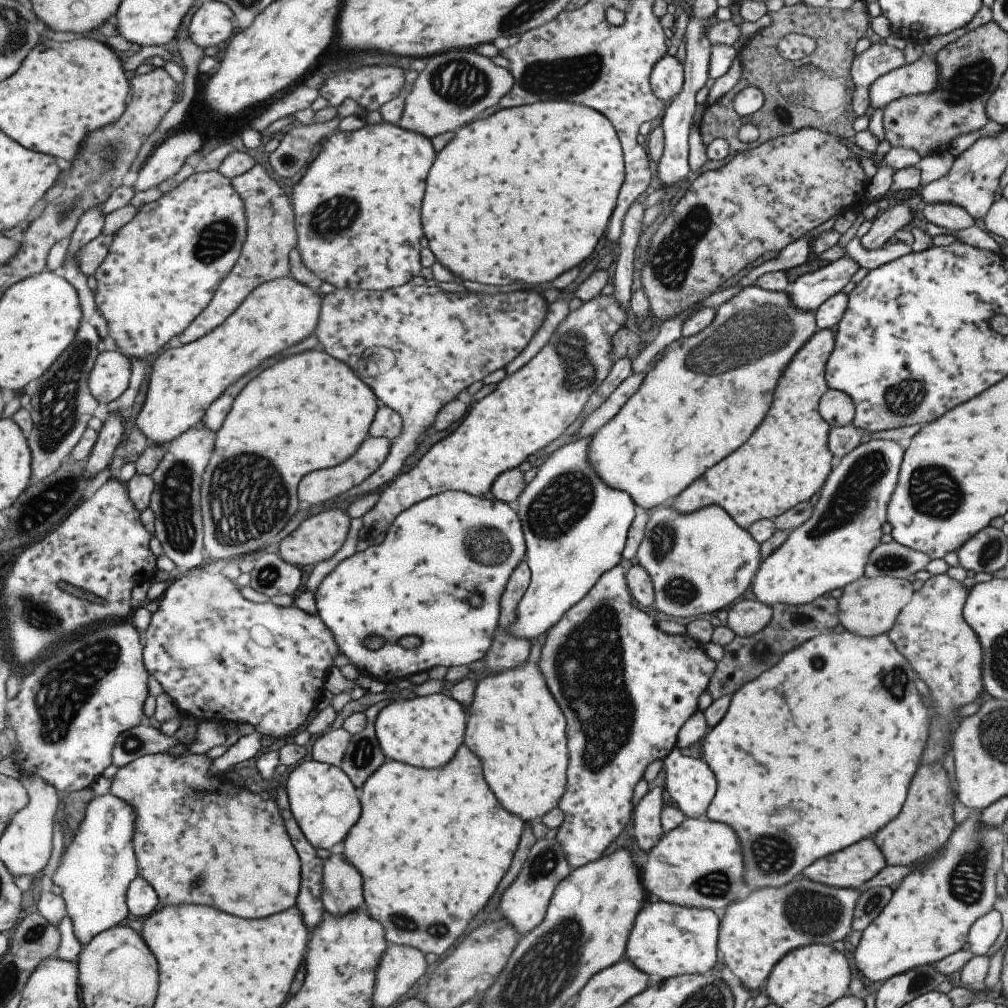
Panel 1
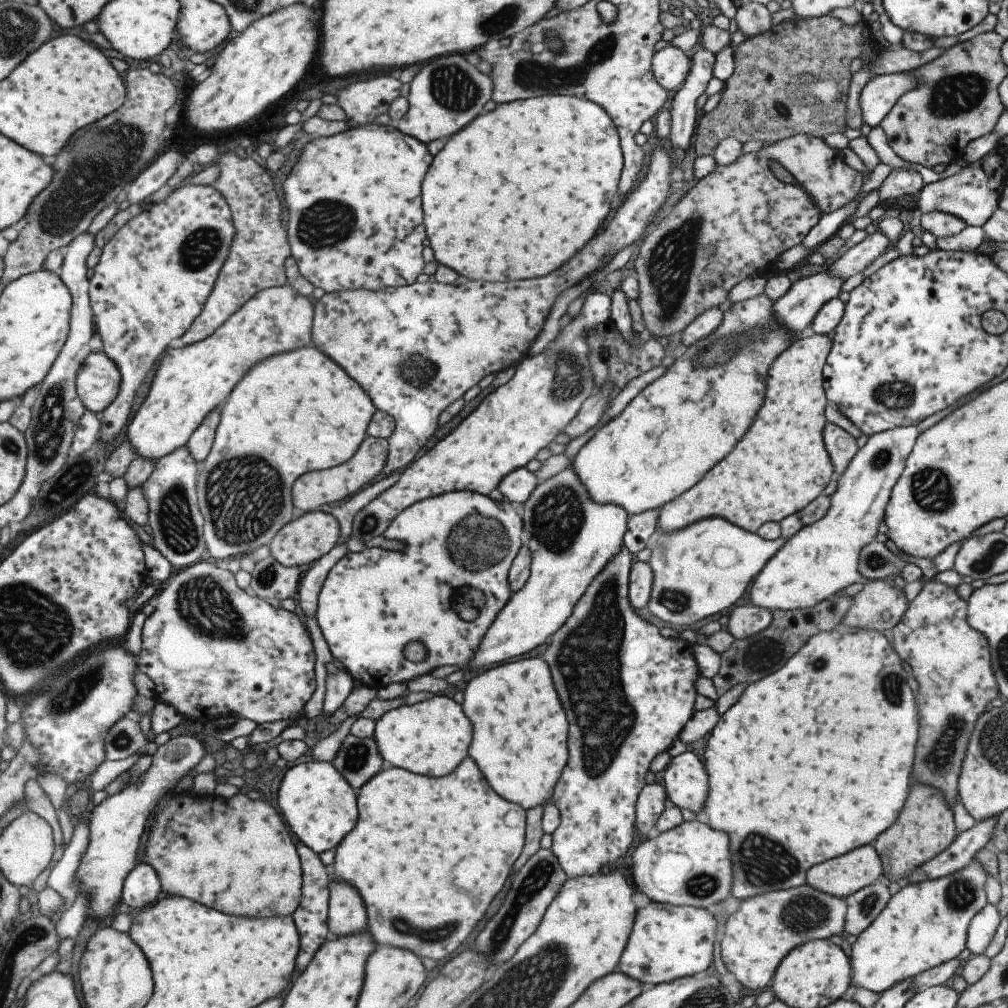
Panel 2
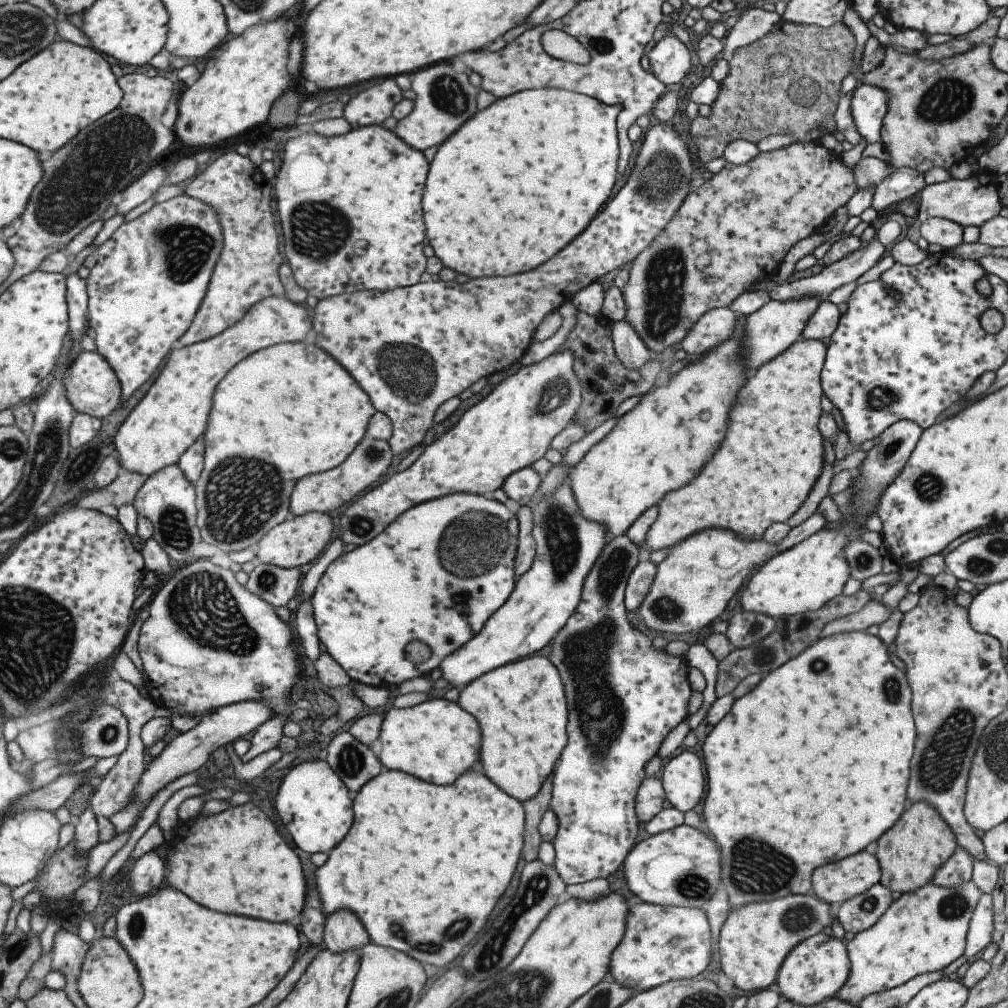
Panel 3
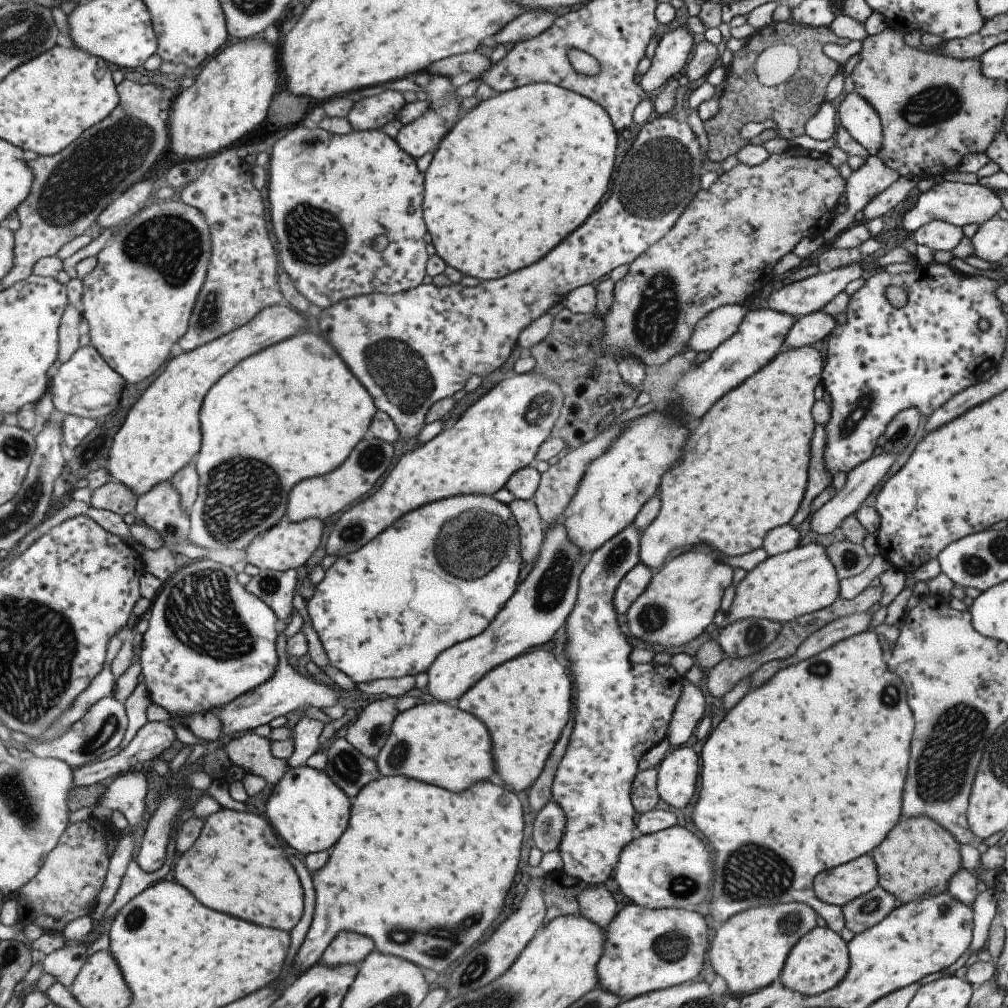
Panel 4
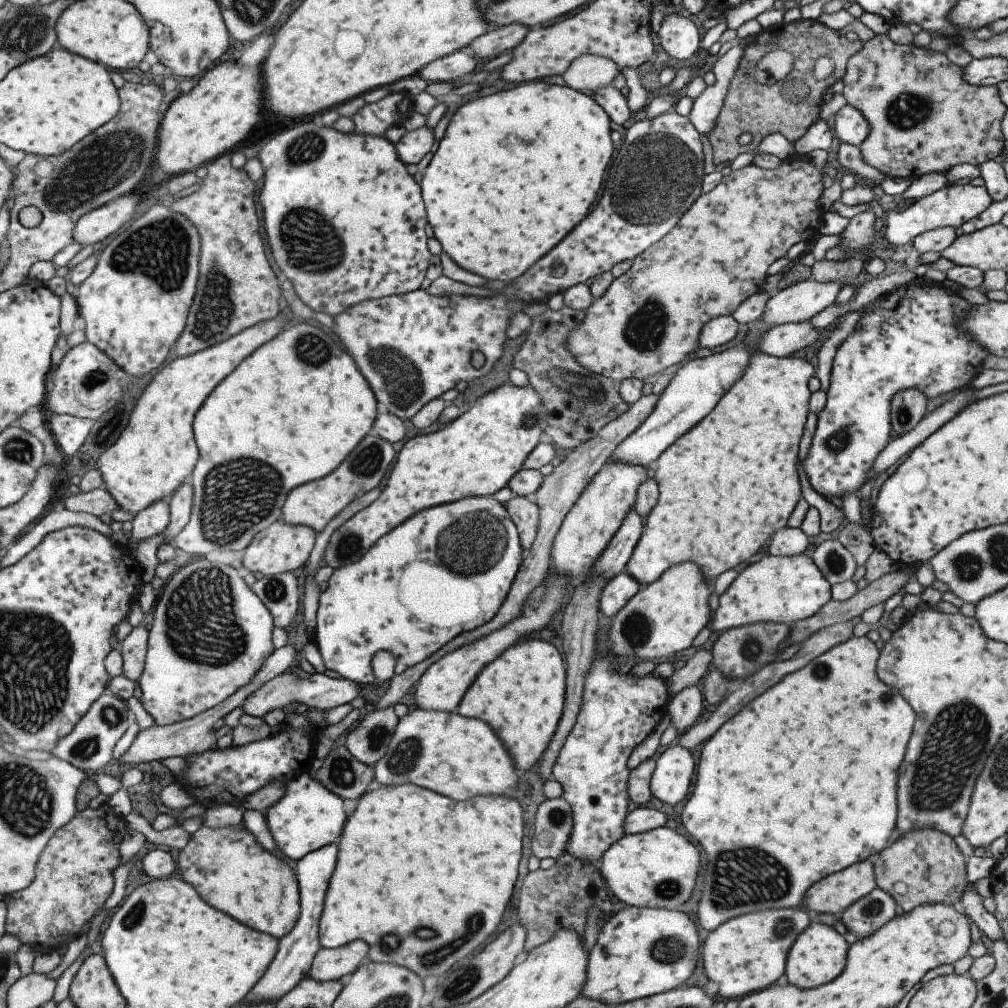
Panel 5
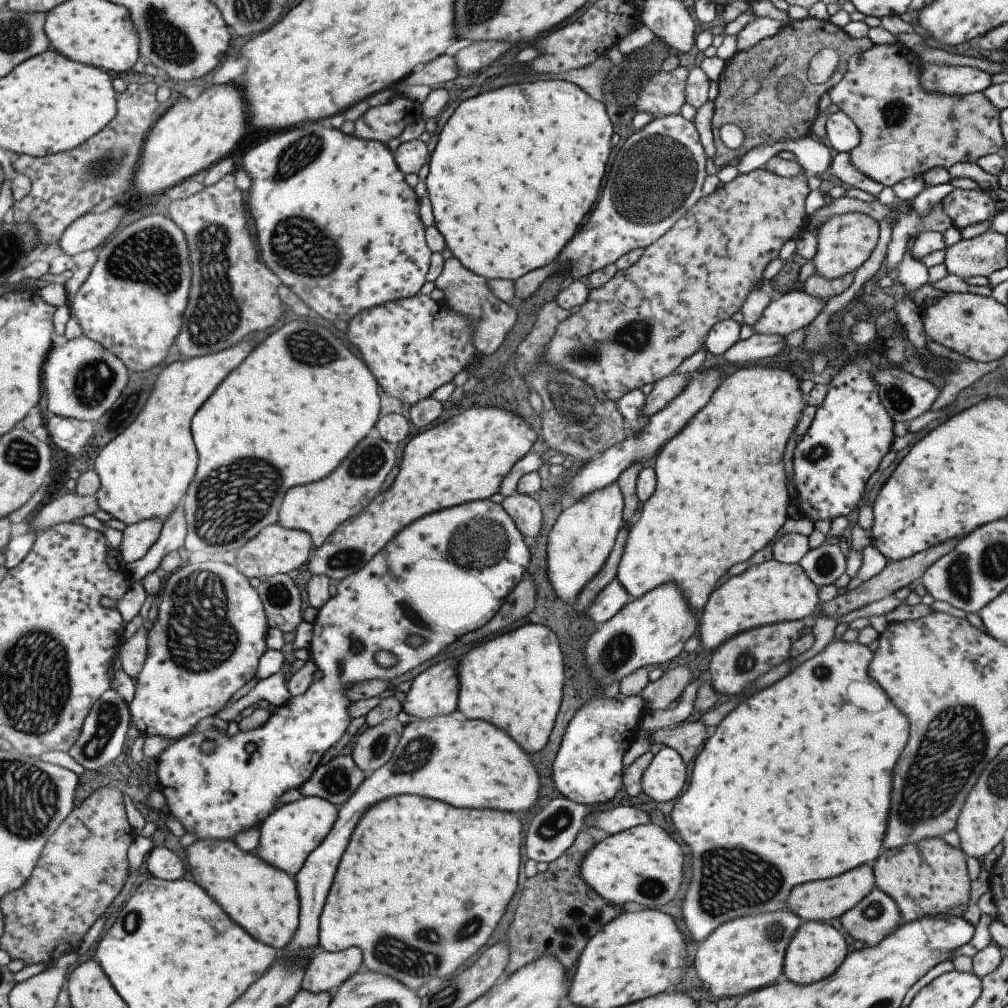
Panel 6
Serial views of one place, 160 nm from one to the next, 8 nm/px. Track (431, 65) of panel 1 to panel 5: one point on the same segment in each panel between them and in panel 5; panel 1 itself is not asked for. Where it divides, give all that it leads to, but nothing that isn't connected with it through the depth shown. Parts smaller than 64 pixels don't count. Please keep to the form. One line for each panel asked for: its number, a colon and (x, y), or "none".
2: (447, 93)
3: (444, 99)
4: (423, 134)
5: (413, 147)

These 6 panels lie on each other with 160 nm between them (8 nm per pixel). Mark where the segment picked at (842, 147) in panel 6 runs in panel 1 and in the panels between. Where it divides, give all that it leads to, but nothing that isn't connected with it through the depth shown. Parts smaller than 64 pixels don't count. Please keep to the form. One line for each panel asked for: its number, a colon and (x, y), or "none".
1: (920, 77)
2: (876, 98)
3: (868, 103)
4: (860, 121)
5: (849, 127)

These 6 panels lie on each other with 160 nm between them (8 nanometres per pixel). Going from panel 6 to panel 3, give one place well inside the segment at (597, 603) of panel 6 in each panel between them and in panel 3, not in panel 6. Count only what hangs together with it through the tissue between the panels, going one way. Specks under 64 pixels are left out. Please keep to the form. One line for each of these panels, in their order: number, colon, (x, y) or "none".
3: (638, 583)
4: (634, 582)
5: (615, 594)

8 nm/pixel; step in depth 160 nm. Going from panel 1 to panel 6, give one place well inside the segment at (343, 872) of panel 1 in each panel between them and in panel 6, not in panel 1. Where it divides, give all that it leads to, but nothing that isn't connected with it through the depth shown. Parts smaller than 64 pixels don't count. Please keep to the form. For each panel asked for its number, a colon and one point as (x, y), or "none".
2: (345, 914)
3: (342, 930)
4: (347, 947)
5: (328, 964)
6: (326, 970)

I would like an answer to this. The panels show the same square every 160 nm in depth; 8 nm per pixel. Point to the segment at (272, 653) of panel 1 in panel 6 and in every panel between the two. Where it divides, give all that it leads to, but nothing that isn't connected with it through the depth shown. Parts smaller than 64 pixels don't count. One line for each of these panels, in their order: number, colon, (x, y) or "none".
2: (258, 662)
3: (207, 643)
4: (210, 641)
5: (211, 634)
6: (182, 682)

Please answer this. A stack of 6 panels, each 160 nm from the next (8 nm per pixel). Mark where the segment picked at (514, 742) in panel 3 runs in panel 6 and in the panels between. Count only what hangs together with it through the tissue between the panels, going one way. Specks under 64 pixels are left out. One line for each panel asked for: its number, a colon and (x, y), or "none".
4: (524, 702)
5: (520, 694)
6: (514, 681)

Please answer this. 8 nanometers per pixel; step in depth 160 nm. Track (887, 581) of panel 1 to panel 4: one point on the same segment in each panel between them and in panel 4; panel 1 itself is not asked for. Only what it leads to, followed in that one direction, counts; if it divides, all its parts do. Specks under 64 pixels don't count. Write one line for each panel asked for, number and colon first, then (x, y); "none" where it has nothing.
2: (877, 606)
3: (872, 612)
4: (848, 625)

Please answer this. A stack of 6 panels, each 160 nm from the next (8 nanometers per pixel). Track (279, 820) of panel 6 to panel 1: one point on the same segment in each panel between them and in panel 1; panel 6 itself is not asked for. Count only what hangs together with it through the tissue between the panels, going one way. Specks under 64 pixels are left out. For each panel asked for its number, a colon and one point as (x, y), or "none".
1: (323, 802)
2: (319, 807)
3: (313, 804)
4: (308, 812)
5: (307, 817)

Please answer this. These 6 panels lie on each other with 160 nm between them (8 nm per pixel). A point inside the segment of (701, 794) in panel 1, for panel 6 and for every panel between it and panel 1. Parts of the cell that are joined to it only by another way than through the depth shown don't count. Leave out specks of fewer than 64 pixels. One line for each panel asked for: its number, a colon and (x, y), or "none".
2: (685, 781)
3: (681, 780)
4: (676, 773)
5: (671, 778)
6: (662, 780)

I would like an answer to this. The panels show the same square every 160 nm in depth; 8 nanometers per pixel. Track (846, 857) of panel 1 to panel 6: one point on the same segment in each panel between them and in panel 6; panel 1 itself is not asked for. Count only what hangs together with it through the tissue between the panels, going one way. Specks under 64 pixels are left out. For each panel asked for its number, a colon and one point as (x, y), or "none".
2: (841, 876)
3: (835, 882)
4: (837, 886)
5: (833, 894)
6: (823, 899)

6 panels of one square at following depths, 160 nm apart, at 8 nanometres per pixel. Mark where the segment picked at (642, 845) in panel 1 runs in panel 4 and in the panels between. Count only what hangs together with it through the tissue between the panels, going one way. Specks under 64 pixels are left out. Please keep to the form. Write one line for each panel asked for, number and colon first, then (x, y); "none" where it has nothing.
2: (649, 803)
3: (647, 803)
4: (643, 795)

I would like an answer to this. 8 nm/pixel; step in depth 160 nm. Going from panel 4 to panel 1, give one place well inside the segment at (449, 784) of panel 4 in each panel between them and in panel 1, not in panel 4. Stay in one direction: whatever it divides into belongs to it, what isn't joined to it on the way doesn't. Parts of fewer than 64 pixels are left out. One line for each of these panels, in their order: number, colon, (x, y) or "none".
1: (424, 732)
2: (430, 738)
3: (436, 740)

